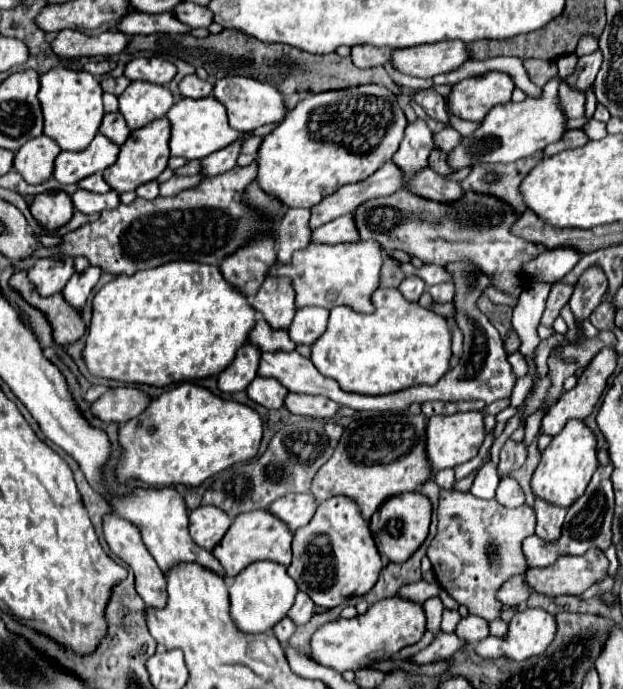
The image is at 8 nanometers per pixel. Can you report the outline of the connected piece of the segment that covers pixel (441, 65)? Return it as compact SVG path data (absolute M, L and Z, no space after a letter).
M442 40L436 44L394 50L392 64L404 74L434 78L436 74L460 68L468 58L468 46L462 40Z

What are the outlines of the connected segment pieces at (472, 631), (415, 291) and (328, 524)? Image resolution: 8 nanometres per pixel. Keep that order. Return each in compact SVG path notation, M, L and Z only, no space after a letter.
M468 614L464 616L458 626L456 626L456 634L466 640L468 644L476 644L480 640L484 640L486 636L490 636L490 628L488 628L488 622L480 616L474 616L474 614Z
M408 276L408 278L404 278L404 282L398 286L398 290L400 290L408 300L412 300L412 302L418 302L418 298L420 298L422 292L424 292L424 288L426 288L426 284L424 284L424 280L422 280L420 276Z
M332 496L318 504L314 518L294 532L292 564L288 574L312 602L330 610L350 596L364 596L378 580L382 558L374 546L368 522L360 516L358 506L344 496Z

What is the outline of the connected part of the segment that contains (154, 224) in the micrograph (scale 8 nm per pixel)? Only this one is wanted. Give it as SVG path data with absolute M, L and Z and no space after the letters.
M256 160L248 166L234 166L232 170L202 180L196 188L180 192L176 198L136 198L132 204L118 204L114 210L104 210L98 220L80 226L64 236L64 244L48 250L40 246L34 256L24 260L20 268L30 268L36 258L44 256L86 256L92 266L100 266L114 276L134 274L162 266L172 260L194 260L204 264L218 264L224 256L236 252L254 230L270 228L268 222L258 220L258 212L242 204L246 186L256 178Z

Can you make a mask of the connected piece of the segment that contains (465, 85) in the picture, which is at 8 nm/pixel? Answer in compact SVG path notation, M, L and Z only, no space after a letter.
M486 72L454 84L448 104L452 114L470 122L482 122L494 106L510 102L512 90L514 80L510 74Z

